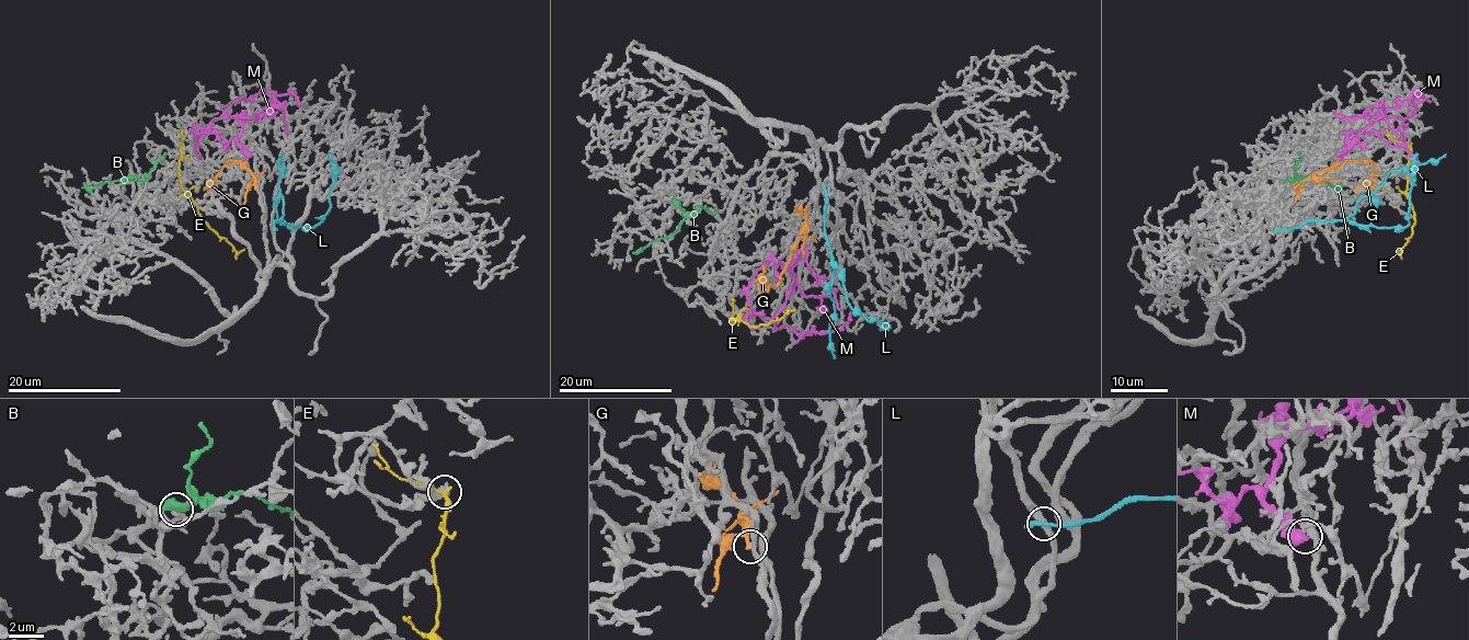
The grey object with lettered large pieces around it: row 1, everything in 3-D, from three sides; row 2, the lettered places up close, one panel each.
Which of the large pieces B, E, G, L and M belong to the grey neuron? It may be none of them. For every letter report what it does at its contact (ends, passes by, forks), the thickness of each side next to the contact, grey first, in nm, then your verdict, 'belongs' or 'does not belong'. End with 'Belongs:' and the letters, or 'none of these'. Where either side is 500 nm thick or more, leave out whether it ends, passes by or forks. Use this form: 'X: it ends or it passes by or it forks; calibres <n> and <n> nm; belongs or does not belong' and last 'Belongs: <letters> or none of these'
B: calibres 340 and 750 nm; does not belong
E: it passes by; calibres 360 and 200 nm; does not belong
G: it passes by; calibres 360 and 170 nm; does not belong
L: it ends; calibres 400 and 320 nm; does not belong
M: calibres 380 and 500 nm; does not belong
Belongs: none of these

